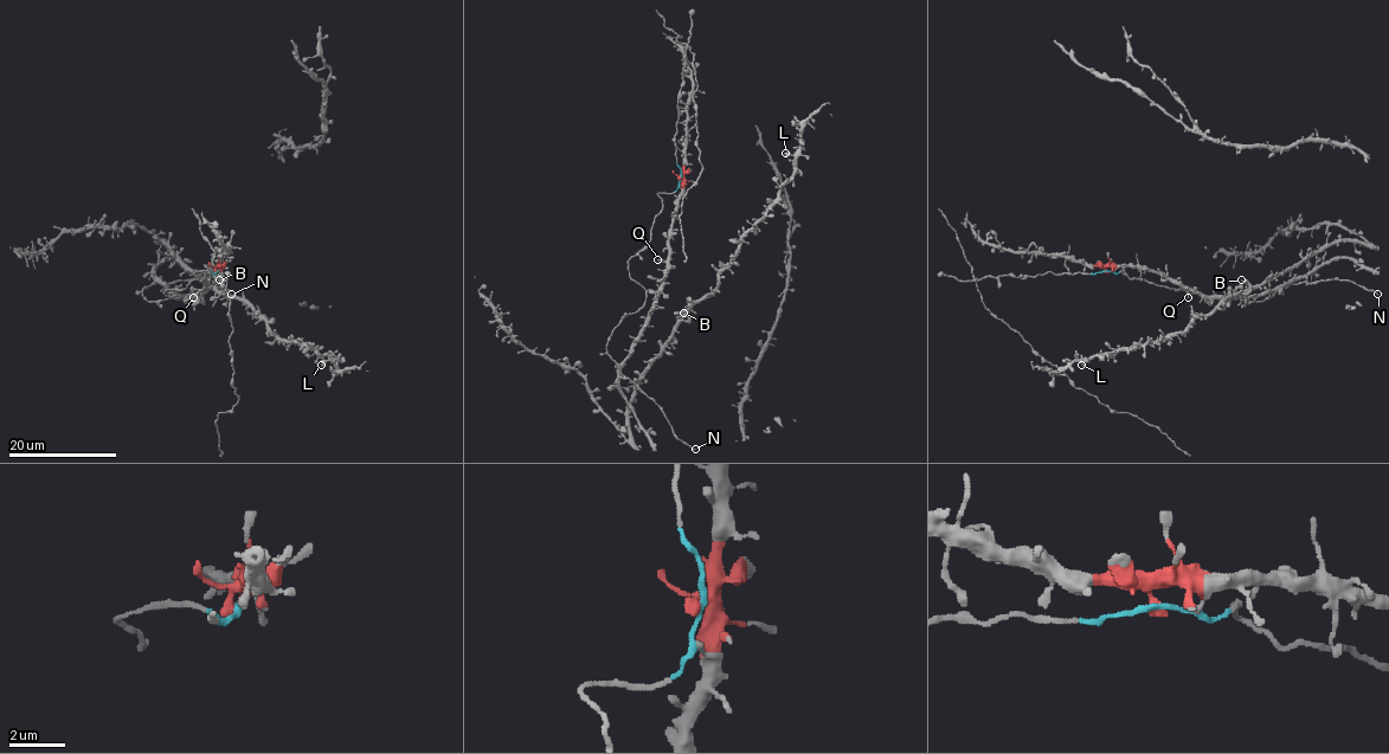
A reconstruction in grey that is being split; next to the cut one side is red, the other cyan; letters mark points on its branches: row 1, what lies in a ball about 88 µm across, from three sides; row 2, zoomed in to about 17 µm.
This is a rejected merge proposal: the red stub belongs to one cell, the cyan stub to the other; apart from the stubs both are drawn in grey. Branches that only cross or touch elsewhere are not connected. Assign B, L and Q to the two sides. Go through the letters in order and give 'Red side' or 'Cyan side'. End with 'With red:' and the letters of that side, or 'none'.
B: Red side
L: Red side
Q: Red side
With red: B, L, Q

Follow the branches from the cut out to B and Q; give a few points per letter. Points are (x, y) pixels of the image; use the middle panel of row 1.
B: (679, 178), (682, 195), (673, 224), (662, 292), (619, 373), (621, 387), (629, 390), (634, 386), (683, 313)
Q: (679, 178), (682, 195), (673, 224), (669, 256), (666, 260), (657, 259)

